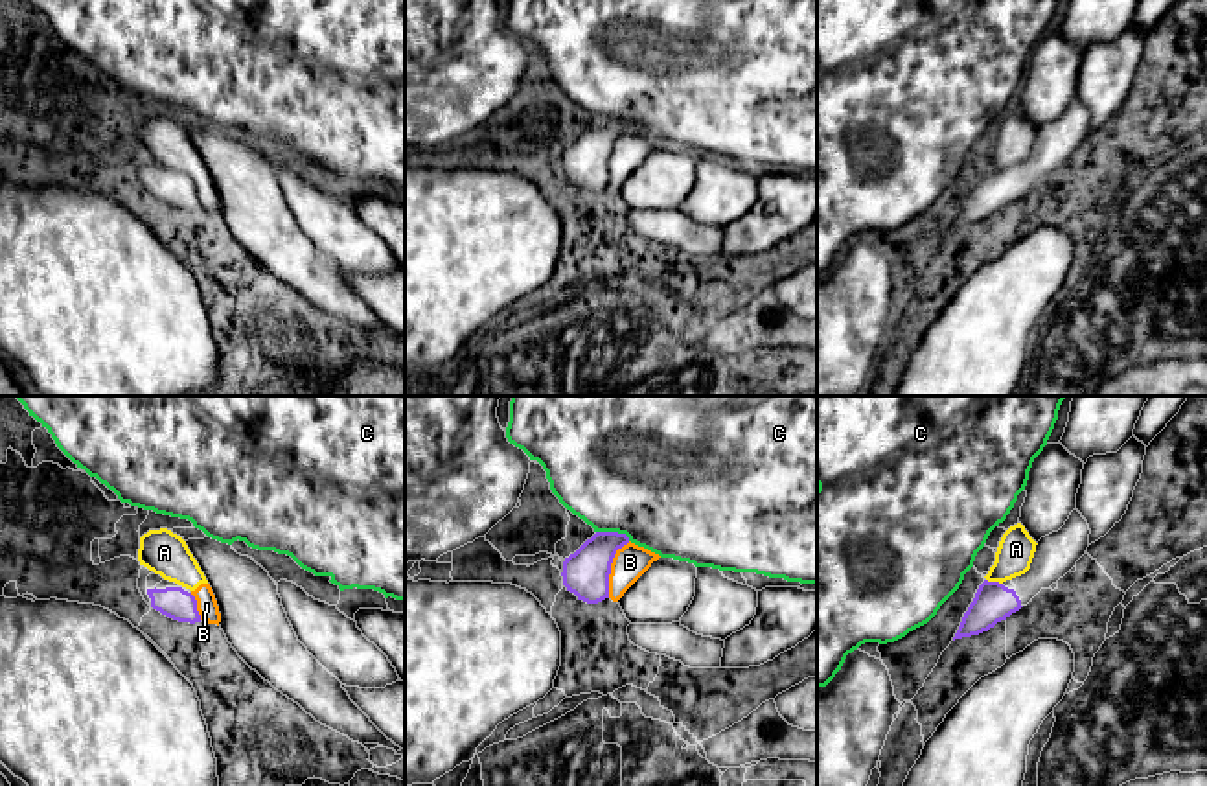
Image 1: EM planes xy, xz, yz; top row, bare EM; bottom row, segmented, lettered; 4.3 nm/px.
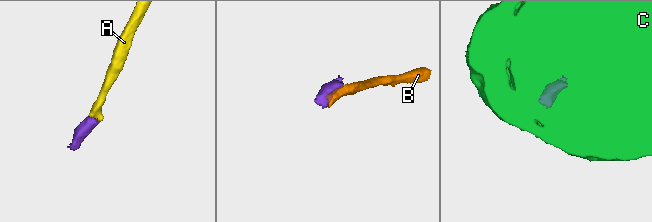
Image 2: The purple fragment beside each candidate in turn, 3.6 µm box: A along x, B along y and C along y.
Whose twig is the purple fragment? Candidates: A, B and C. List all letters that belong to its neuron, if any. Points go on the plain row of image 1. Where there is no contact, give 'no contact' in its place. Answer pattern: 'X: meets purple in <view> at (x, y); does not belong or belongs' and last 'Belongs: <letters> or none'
A: meets purple in yz at (994, 170); does not belong
B: meets purple in xz at (609, 155); does not belong
C: meets purple in xz at (613, 120); does not belong
Belongs: none

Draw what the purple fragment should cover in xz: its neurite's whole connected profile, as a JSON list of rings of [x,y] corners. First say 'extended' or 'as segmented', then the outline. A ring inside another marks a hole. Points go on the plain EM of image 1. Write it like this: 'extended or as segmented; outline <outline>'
as segmented; outline [[[596,120],[563,149],[563,173],[578,188],[598,191],[609,186],[611,151],[618,136],[629,131],[626,121]]]

